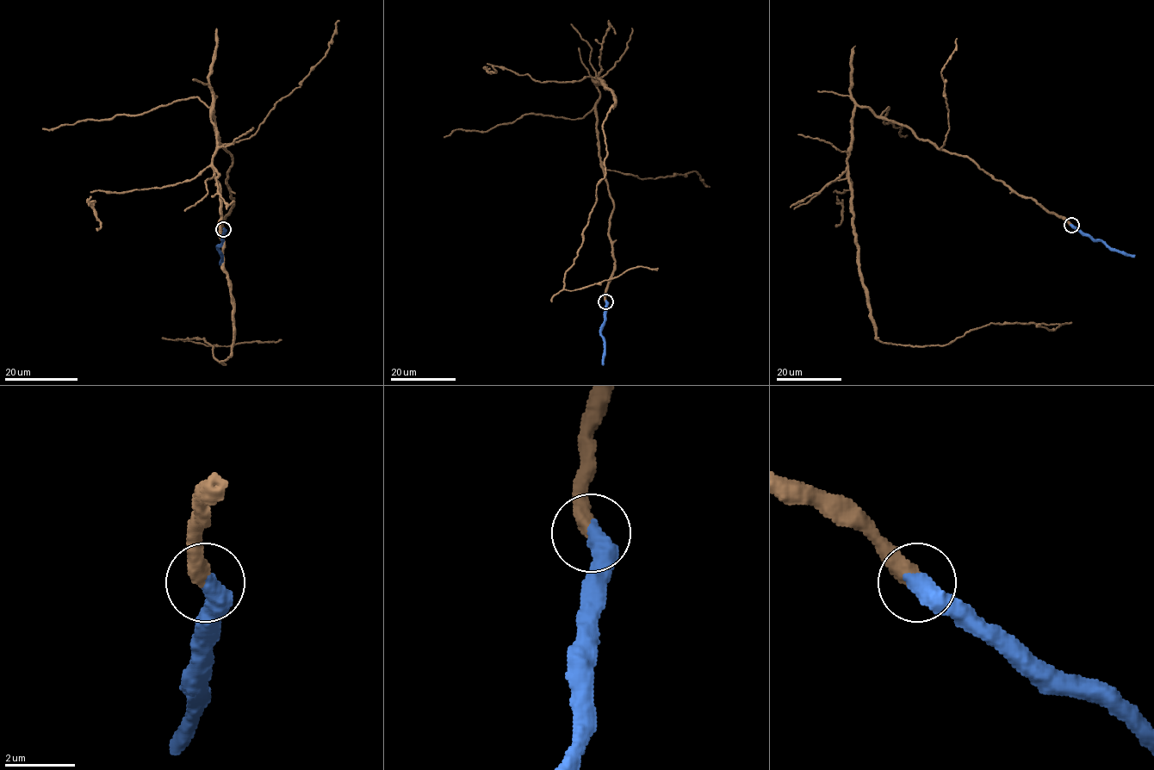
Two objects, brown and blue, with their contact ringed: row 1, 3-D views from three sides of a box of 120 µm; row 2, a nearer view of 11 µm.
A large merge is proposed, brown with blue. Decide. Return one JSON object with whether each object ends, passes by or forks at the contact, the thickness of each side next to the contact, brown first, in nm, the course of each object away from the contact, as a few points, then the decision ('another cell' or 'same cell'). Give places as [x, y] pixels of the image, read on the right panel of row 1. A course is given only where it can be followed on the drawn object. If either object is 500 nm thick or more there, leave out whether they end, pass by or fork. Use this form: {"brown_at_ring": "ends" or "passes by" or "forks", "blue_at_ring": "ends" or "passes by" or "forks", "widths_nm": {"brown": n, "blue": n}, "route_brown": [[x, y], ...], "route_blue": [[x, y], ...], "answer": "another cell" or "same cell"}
{"widths_nm": {"brown": 480, "blue": 550}, "route_brown": [[1070, 225], [964, 156], [855, 108], [847, 181], [876, 338], [946, 345], [990, 323], [1038, 324]], "route_blue": [[1070, 225], [1095, 239], [1134, 257]], "answer": "another cell"}

